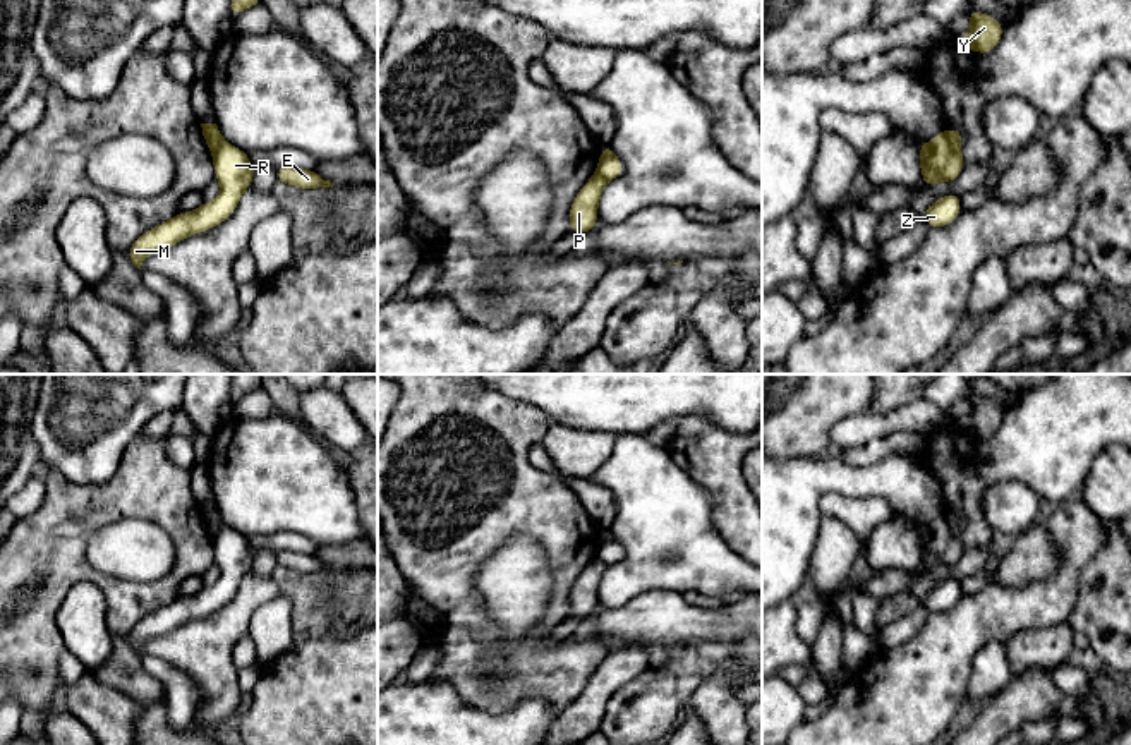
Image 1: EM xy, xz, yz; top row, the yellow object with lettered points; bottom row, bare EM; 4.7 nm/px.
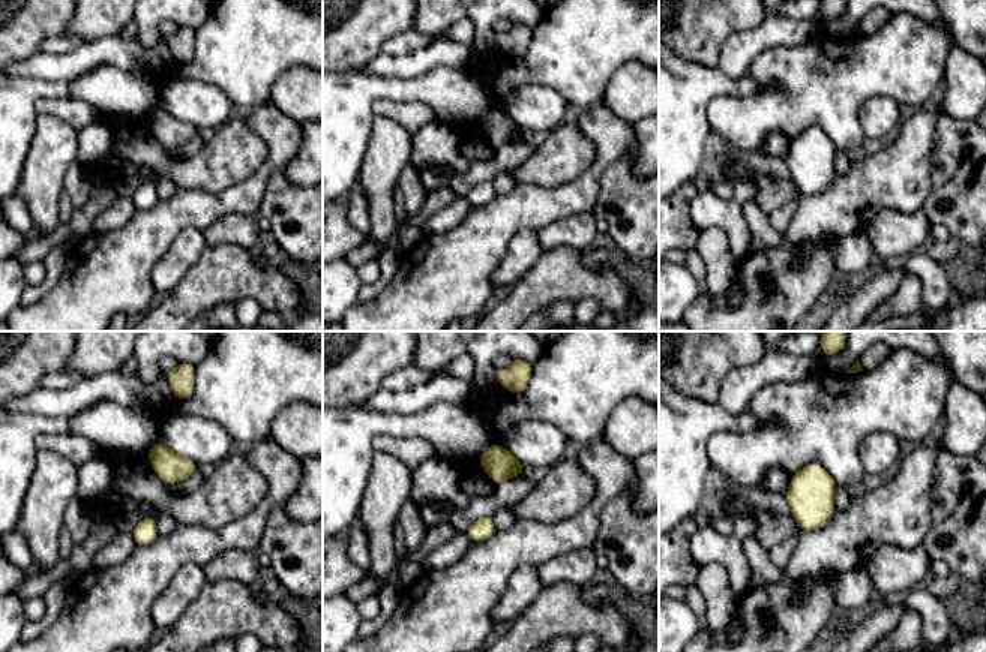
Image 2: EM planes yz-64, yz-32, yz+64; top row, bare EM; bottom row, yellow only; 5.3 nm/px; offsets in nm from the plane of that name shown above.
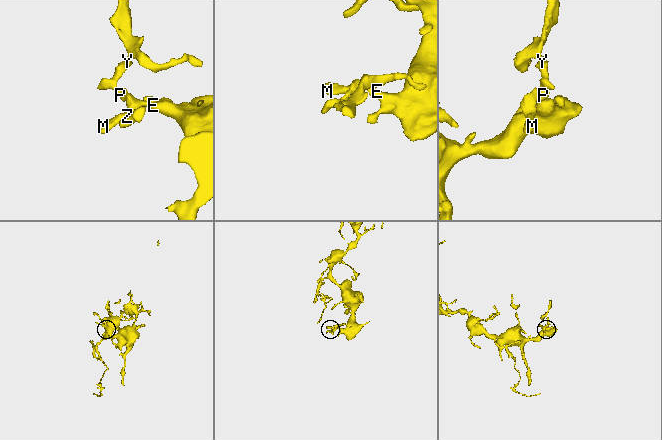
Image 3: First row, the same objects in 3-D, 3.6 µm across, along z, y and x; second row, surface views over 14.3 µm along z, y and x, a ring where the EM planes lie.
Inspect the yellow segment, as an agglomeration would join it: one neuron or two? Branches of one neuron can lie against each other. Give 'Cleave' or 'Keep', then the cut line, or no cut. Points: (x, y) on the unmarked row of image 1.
Cleave. Split along yz (943, 517), (949, 531), (961, 543)

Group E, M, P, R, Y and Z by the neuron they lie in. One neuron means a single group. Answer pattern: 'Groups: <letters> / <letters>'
Groups: E M R Z / P Y

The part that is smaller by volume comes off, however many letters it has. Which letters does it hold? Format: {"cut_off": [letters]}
{"cut_off": ["P", "Y"]}

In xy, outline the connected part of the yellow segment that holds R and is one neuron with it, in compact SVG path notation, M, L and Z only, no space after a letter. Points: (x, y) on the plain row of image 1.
M220 525L213 537L215 563L221 575L211 587L203 587L189 597L177 597L172 604L144 616L127 635L129 644L141 654L142 645L154 637L173 632L189 620L208 616L223 608L235 594L247 572L252 572L256 551L249 548L249 539Z

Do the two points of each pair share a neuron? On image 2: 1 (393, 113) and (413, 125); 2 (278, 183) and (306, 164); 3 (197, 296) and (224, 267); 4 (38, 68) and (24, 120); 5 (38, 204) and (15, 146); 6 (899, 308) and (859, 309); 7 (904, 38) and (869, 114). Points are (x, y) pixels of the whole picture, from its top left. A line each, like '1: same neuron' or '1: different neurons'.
1: same neuron
2: different neurons
3: same neuron
4: different neurons
5: different neurons
6: different neurons
7: different neurons

